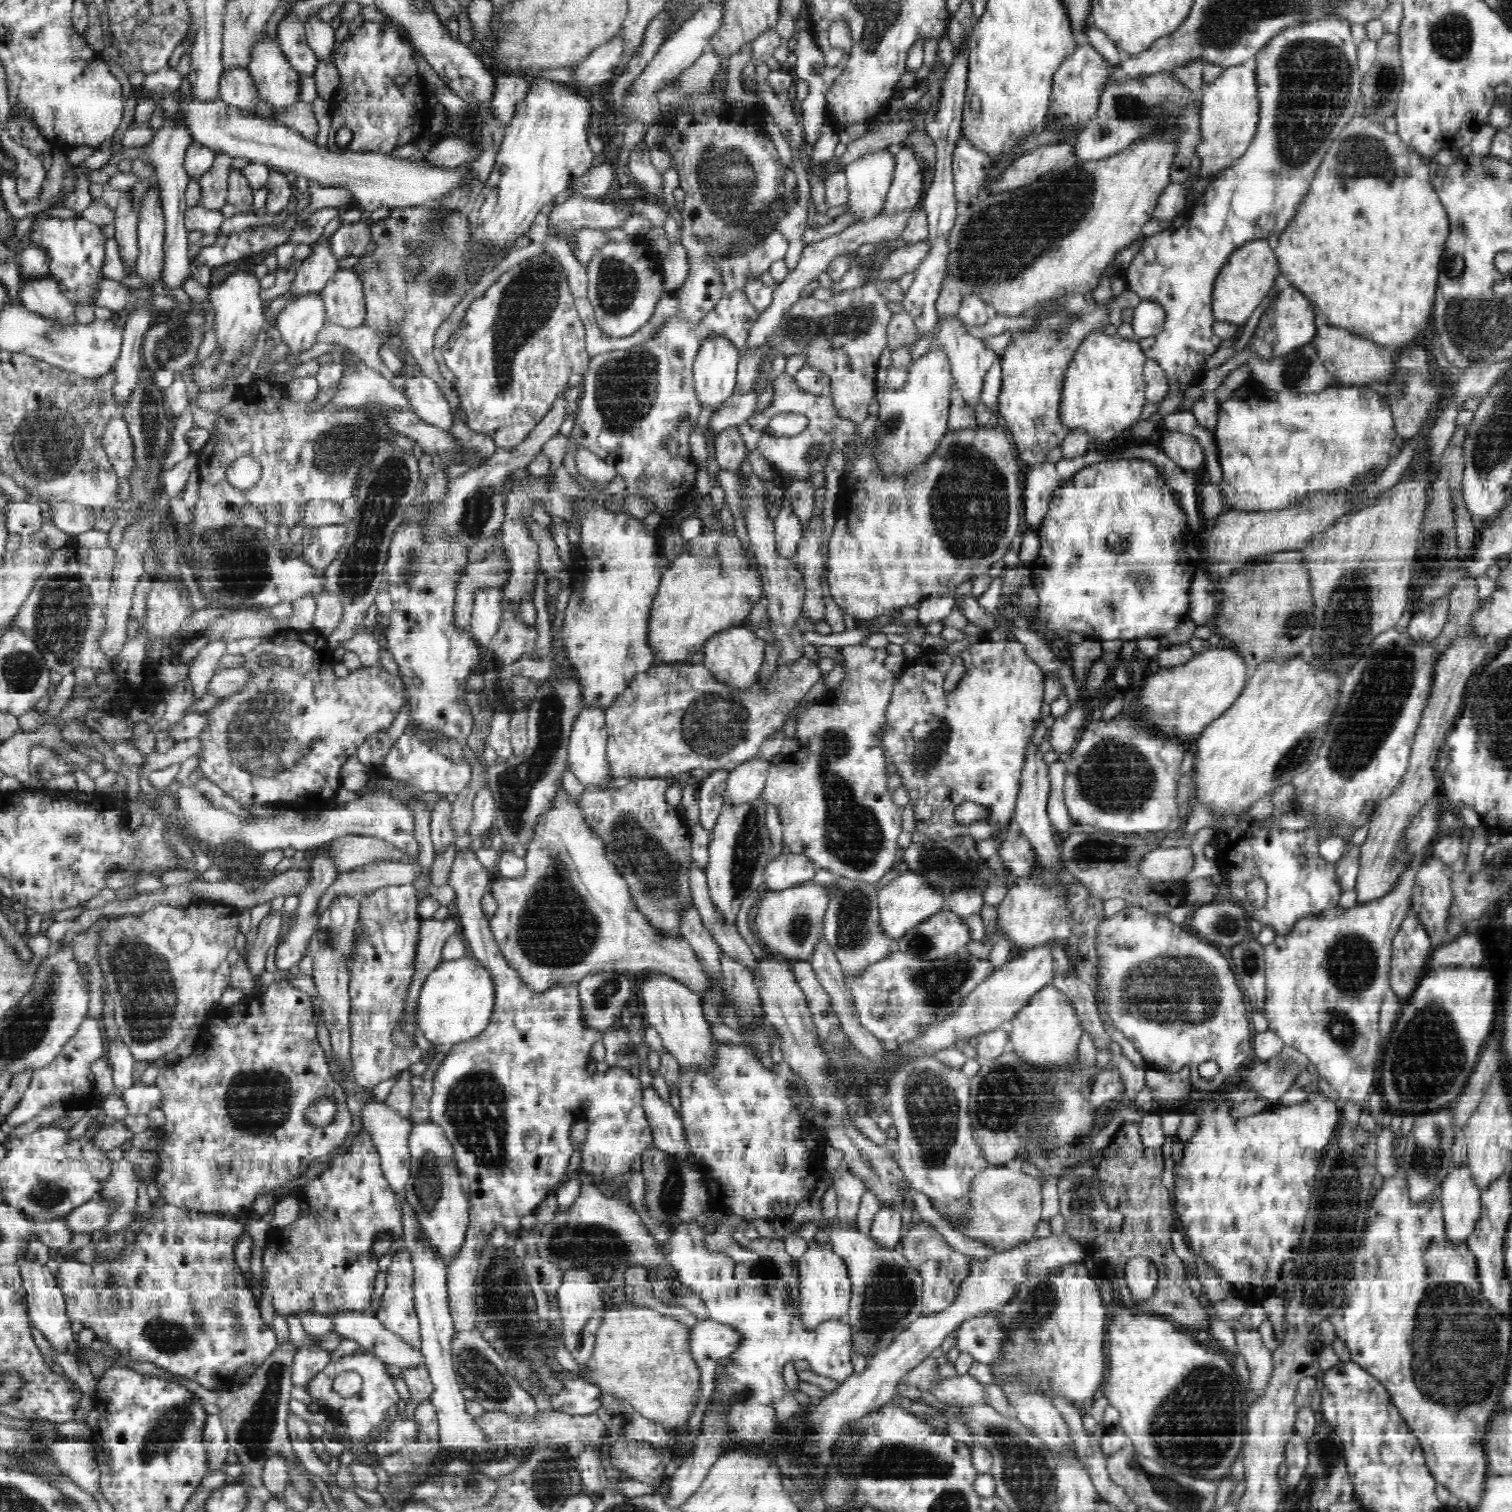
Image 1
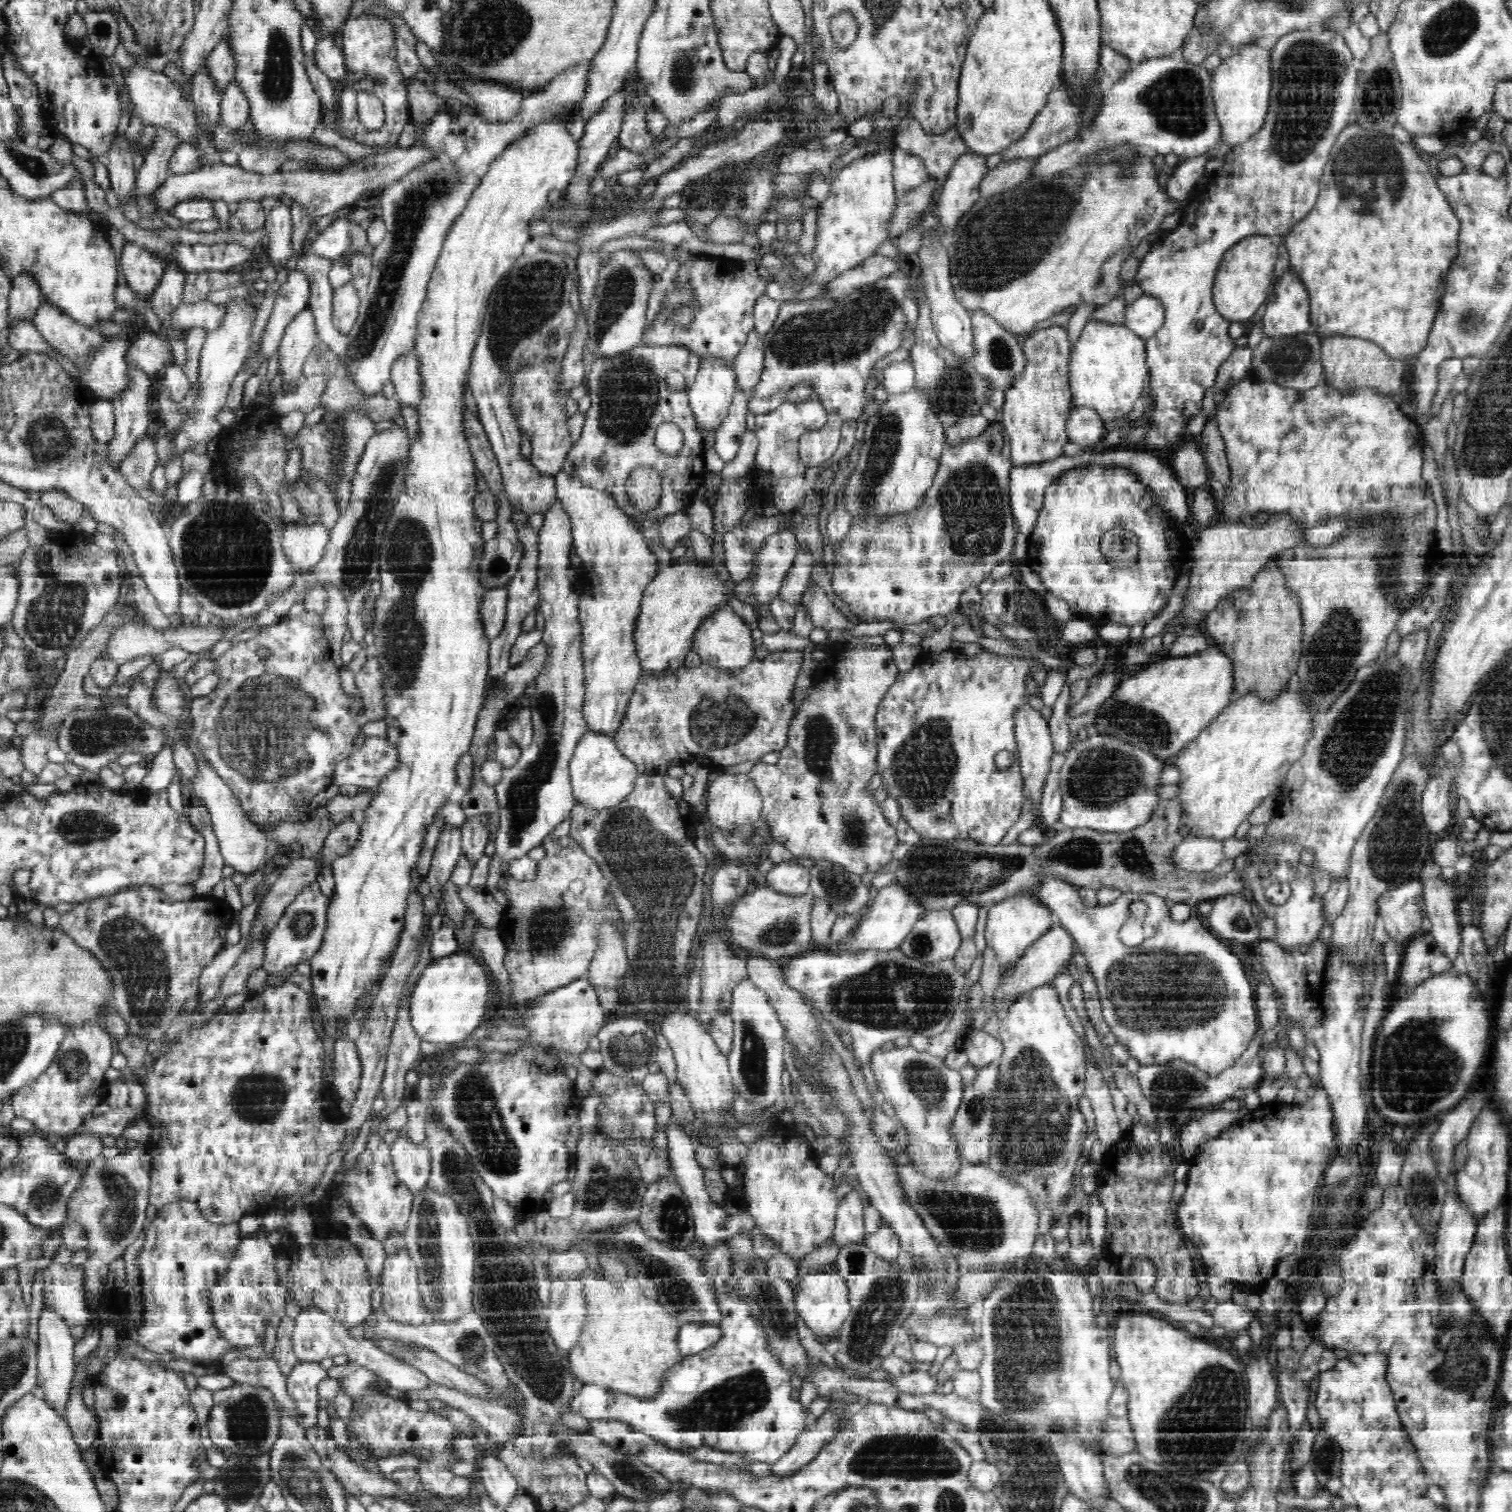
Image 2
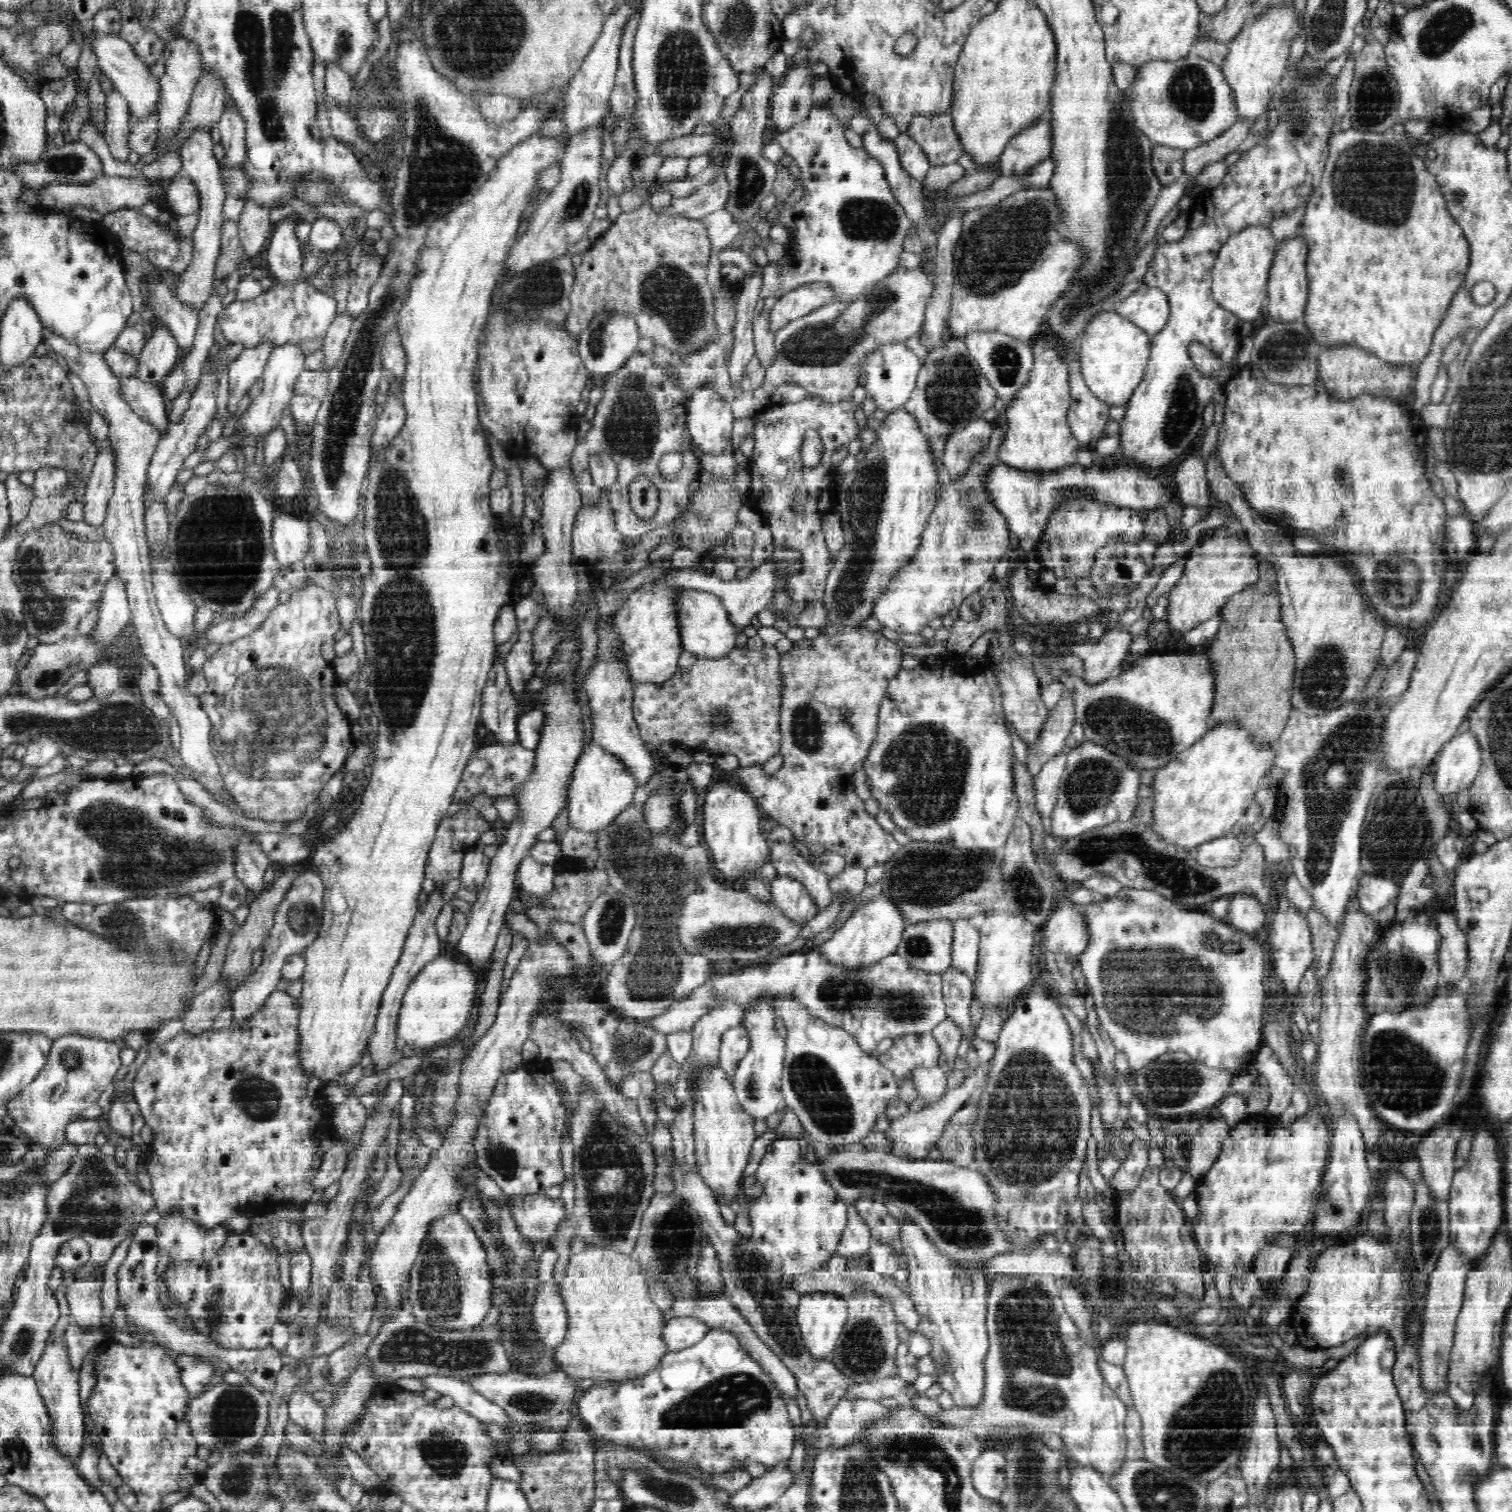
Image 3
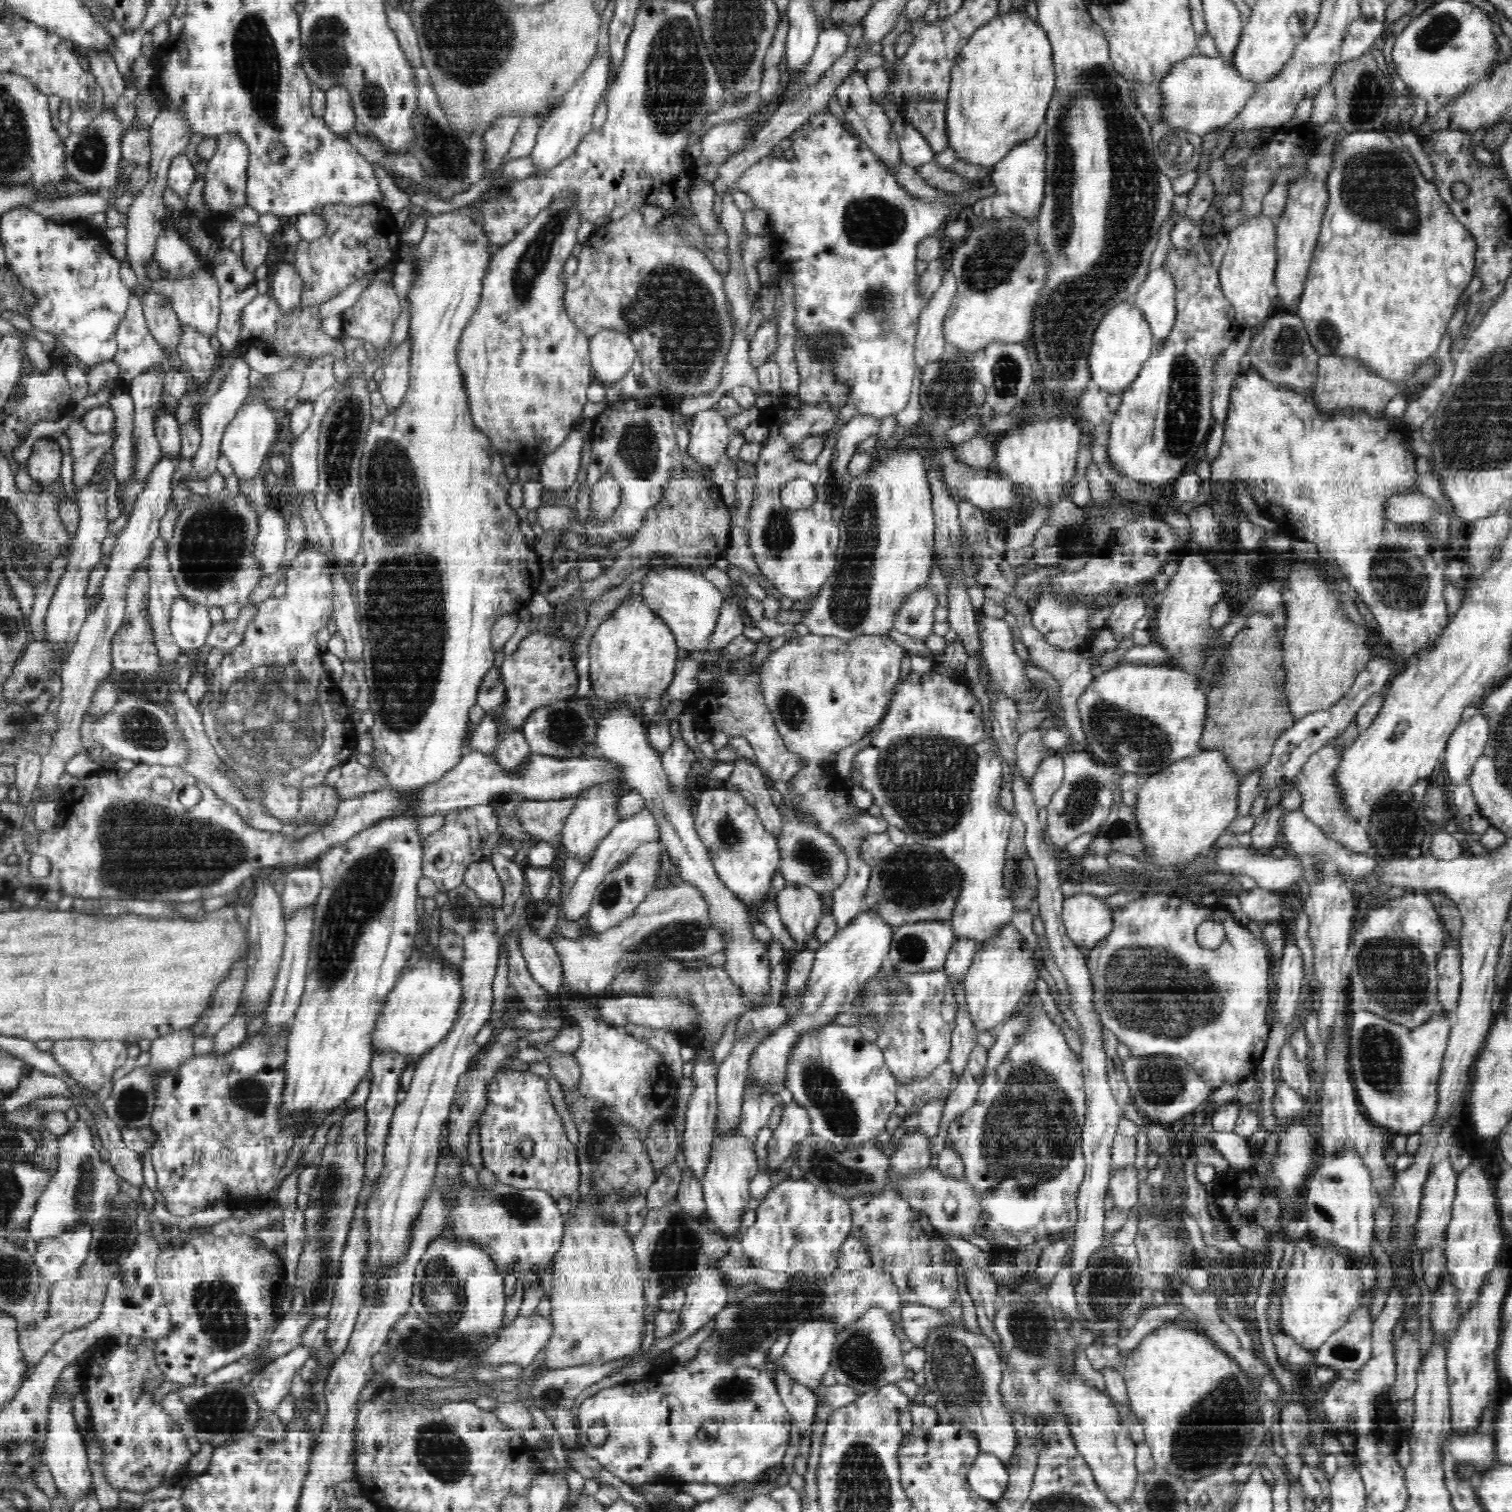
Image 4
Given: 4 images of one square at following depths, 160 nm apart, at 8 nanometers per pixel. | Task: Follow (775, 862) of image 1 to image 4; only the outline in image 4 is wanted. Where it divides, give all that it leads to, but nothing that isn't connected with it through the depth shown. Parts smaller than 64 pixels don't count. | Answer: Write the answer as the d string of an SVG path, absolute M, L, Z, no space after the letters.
M786 883L775 893L775 903L787 932L803 946L822 918L823 900L811 888Z

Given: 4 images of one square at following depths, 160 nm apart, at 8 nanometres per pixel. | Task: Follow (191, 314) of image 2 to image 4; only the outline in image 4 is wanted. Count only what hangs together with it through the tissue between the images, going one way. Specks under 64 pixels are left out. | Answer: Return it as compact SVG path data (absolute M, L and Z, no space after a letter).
M257 294L243 309L240 315L240 341L260 348L270 354L278 356L318 356L330 354L341 358L342 362L348 351L342 346L342 342L330 338L322 329L320 320L320 305L305 308L300 303L288 314L282 313L280 305L274 297L265 294Z

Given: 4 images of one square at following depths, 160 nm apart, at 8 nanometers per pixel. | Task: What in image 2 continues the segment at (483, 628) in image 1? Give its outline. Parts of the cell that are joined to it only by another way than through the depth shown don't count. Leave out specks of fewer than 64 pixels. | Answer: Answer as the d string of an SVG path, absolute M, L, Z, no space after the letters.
M496 587L489 589L484 602L482 602L482 621L485 627L485 634L489 640L496 638L505 628L507 611L507 588Z

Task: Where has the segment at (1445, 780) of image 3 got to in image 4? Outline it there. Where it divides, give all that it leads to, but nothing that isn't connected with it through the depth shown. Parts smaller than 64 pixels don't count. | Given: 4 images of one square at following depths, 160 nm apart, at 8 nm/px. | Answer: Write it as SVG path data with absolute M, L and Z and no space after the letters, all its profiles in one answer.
M1477 710L1468 721L1462 721L1450 736L1444 757L1444 770L1452 784L1468 783L1471 767L1482 754L1490 736L1487 718Z

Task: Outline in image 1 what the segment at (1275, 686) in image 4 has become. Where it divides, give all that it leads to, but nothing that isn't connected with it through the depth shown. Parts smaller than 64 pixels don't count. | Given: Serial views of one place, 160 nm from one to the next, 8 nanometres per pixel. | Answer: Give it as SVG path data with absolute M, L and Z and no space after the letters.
M1282 551L1281 553L1269 554L1258 558L1256 564L1248 564L1244 568L1236 570L1232 577L1226 579L1226 584L1221 584L1219 588L1220 598L1220 612L1218 612L1218 618L1216 618L1216 630L1218 634L1222 634L1224 638L1228 638L1230 643L1228 644L1233 648L1239 656L1242 656L1243 661L1247 663L1251 669L1256 666L1264 665L1266 662L1275 662L1276 665L1284 665L1289 661L1292 661L1294 656L1298 653L1306 653L1309 649L1311 642L1310 636L1314 634L1314 626L1310 626L1310 586L1306 586L1307 570L1303 564L1301 564L1301 552L1300 551Z

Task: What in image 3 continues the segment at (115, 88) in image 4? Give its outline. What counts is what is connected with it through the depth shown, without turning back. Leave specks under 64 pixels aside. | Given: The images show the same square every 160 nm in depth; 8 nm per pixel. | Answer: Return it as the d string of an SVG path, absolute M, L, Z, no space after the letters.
M115 89L105 100L105 131L102 133L113 159L118 162L129 162L130 145L128 134L129 106L126 99Z

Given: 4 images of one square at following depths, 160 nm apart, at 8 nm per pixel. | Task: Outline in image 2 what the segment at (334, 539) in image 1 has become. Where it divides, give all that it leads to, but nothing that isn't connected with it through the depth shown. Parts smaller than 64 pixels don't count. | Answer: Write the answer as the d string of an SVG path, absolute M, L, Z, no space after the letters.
M321 523L282 524L282 548L294 569L305 572L313 569L324 556L331 532Z

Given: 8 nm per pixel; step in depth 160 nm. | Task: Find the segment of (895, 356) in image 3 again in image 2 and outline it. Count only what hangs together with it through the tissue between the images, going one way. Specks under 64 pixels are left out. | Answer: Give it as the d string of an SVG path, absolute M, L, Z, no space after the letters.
M910 358L890 363L879 373L879 377L890 396L908 393L915 388L915 368Z

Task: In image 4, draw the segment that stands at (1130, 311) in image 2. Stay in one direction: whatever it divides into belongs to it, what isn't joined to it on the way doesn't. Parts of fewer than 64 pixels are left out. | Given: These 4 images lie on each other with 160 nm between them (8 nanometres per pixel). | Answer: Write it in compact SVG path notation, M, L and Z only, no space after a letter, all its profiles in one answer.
M1162 266L1147 274L1141 288L1130 298L1144 311L1156 342L1165 342L1173 331L1177 321L1176 294L1176 279L1167 266Z

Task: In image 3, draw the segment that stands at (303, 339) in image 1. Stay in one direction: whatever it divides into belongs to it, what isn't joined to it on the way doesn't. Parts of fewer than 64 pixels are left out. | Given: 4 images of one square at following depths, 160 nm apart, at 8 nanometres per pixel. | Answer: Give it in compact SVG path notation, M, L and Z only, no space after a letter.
M296 343L277 346L268 356L268 362L264 366L264 374L261 376L263 378L263 389L257 397L249 395L250 404L242 412L242 415L239 415L245 432L248 432L248 436L251 434L251 436L255 437L256 442L258 442L260 435L265 438L268 431L280 426L282 411L288 408L298 377L305 370L304 360L304 353L300 353L300 347Z

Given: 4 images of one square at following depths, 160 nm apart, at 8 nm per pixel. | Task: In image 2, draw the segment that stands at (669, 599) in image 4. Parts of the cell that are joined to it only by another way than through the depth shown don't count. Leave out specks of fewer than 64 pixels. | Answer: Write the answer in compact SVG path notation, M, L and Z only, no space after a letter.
M722 603L714 614L699 623L691 640L691 650L698 654L702 663L722 668L725 672L746 667L754 659L756 641L752 639L752 627L744 623L727 603Z

